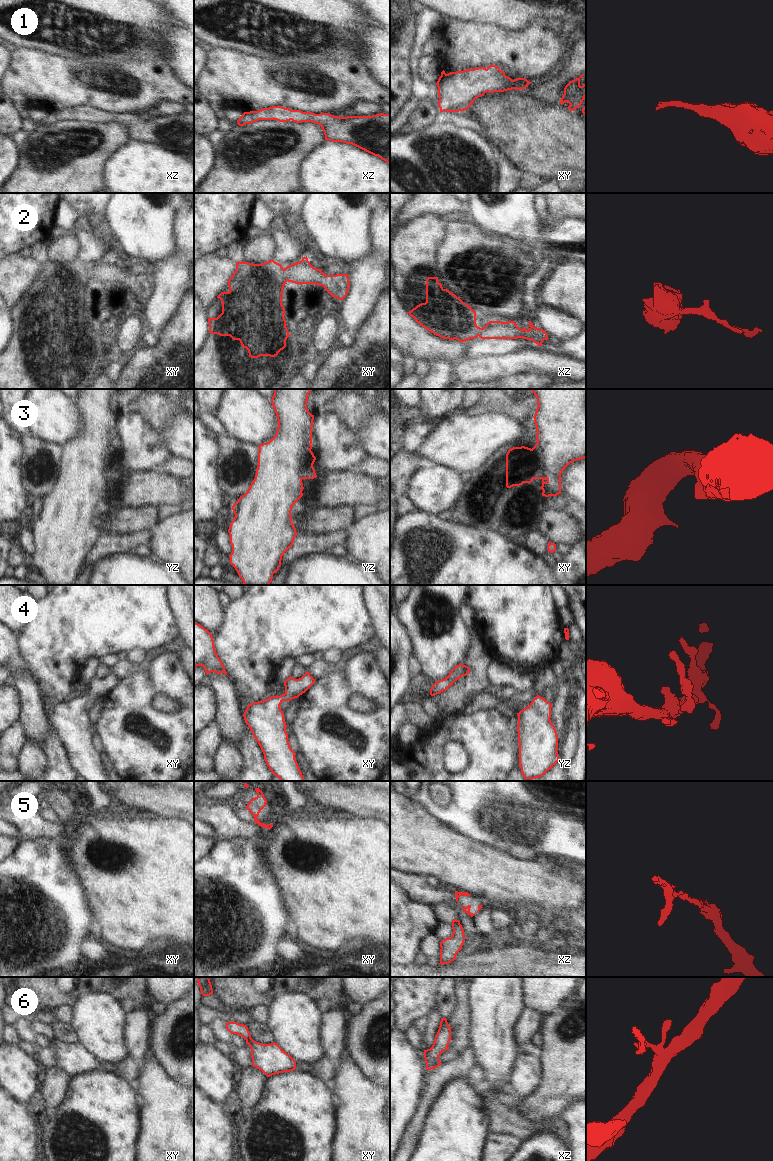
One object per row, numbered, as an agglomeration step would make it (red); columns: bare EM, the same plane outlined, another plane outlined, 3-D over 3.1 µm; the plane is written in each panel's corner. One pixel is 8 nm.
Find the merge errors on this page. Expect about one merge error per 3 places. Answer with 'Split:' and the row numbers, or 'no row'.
Split: 2, 6.

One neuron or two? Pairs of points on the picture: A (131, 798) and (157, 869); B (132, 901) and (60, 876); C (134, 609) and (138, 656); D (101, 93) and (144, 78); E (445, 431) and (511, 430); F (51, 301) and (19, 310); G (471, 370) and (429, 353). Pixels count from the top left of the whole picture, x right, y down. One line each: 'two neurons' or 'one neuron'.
A: two neurons
B: two neurons
C: two neurons
D: one neuron
E: one neuron
F: one neuron
G: two neurons

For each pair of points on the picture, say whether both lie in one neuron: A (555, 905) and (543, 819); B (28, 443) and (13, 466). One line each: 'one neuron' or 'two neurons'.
A: two neurons
B: two neurons

